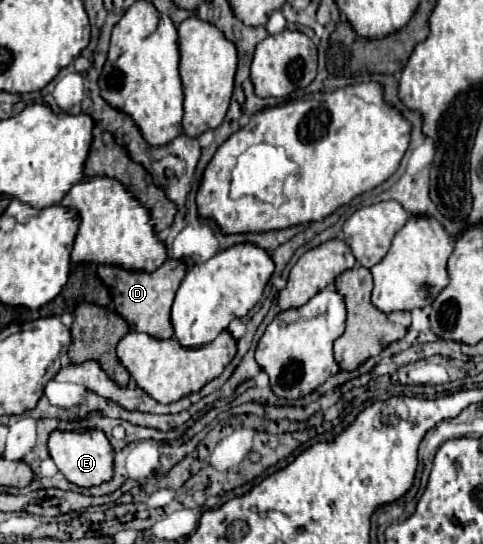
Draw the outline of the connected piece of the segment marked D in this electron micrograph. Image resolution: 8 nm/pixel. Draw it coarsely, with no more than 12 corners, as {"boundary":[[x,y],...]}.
{"boundary":[[98,265],[132,331],[174,335],[170,307],[188,271]]}

